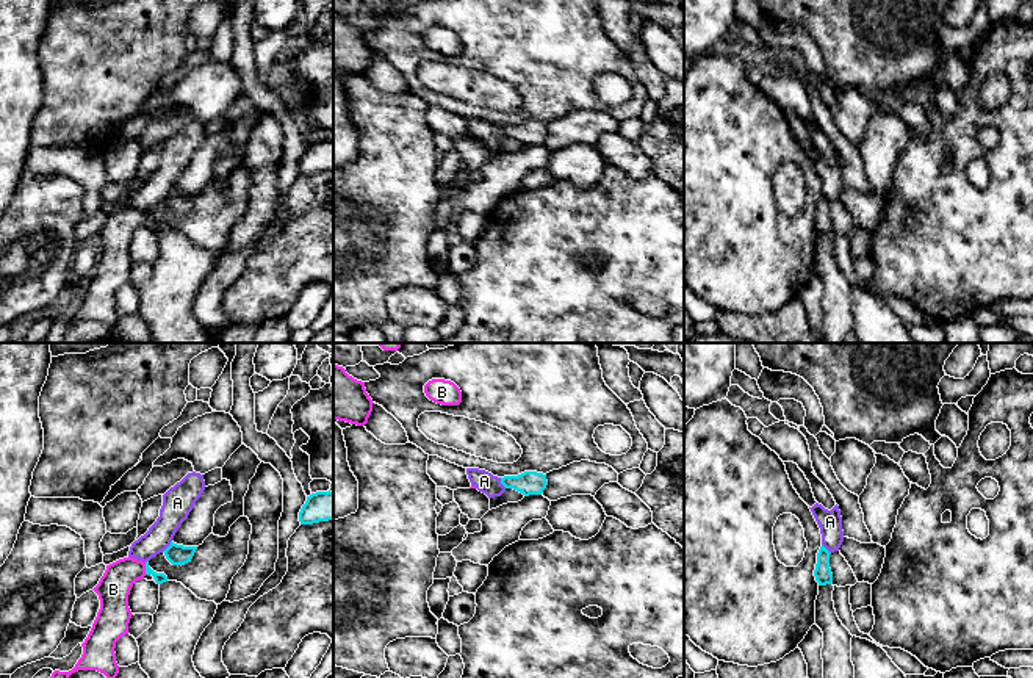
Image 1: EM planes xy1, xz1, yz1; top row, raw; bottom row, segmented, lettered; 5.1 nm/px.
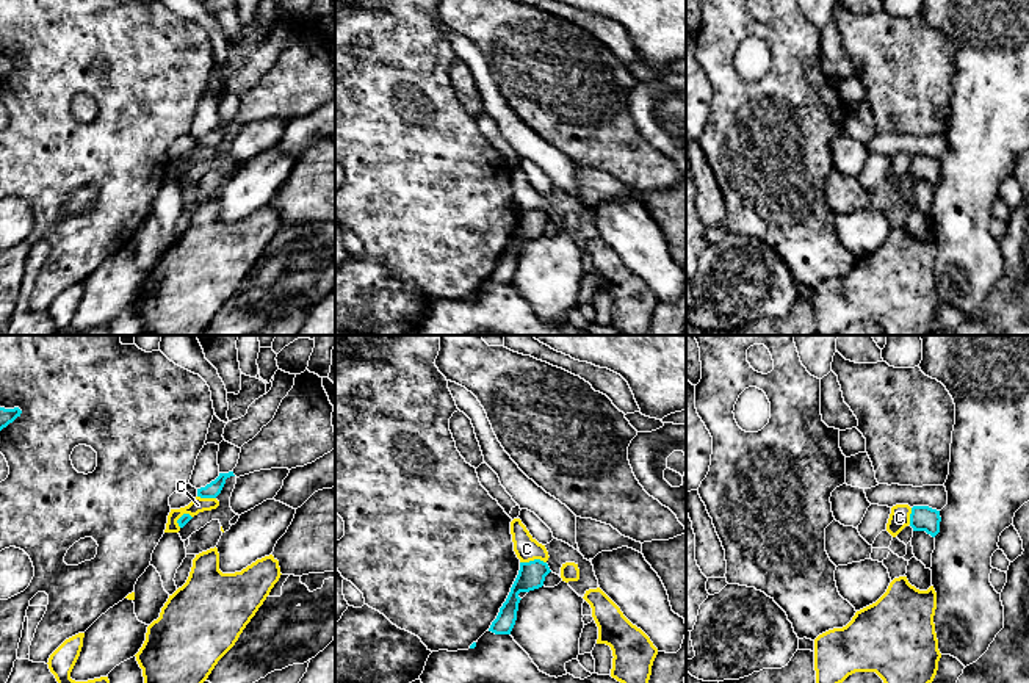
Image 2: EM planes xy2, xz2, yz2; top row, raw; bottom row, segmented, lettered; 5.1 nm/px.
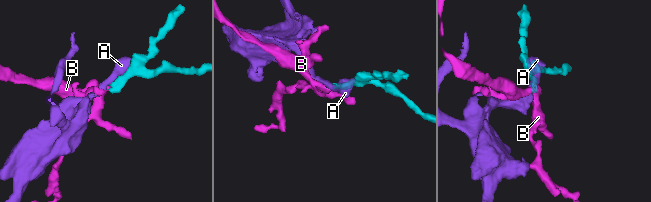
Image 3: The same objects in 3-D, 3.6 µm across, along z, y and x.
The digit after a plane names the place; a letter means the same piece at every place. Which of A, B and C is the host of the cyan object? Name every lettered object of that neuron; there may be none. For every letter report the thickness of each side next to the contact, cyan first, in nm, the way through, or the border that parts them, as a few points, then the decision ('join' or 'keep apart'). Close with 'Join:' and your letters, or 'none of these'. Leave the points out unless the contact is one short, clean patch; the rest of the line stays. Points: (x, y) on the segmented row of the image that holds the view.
A: calibres 110 and 160 nm; keep apart
B: calibres 60 and 170 nm; way xy1 (160, 578), (146, 569), (132, 570), (113, 589); join
C: calibres 140 and 130 nm; border xz2 (545, 561), (520, 563); keep apart
Join: B

